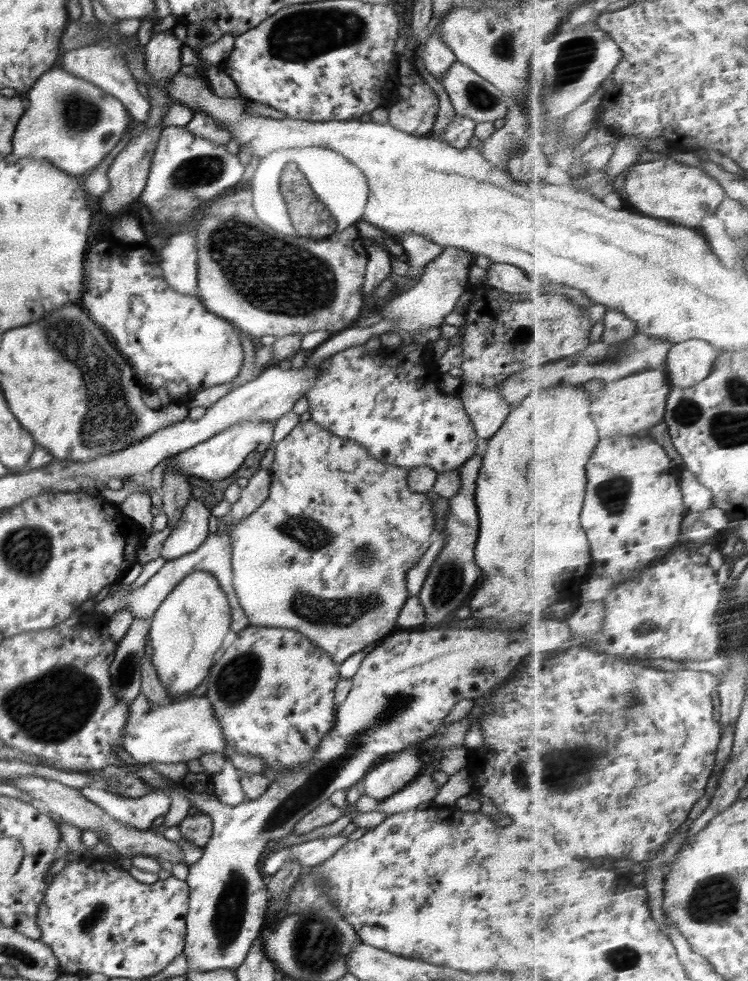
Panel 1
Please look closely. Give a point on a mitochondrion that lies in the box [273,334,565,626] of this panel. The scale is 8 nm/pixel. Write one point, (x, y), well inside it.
(310, 534)

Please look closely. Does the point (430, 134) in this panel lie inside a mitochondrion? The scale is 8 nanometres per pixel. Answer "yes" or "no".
no

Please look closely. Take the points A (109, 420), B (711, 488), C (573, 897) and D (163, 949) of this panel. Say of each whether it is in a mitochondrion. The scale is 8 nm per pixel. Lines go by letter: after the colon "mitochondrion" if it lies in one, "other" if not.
A: mitochondrion
B: other
C: other
D: other

